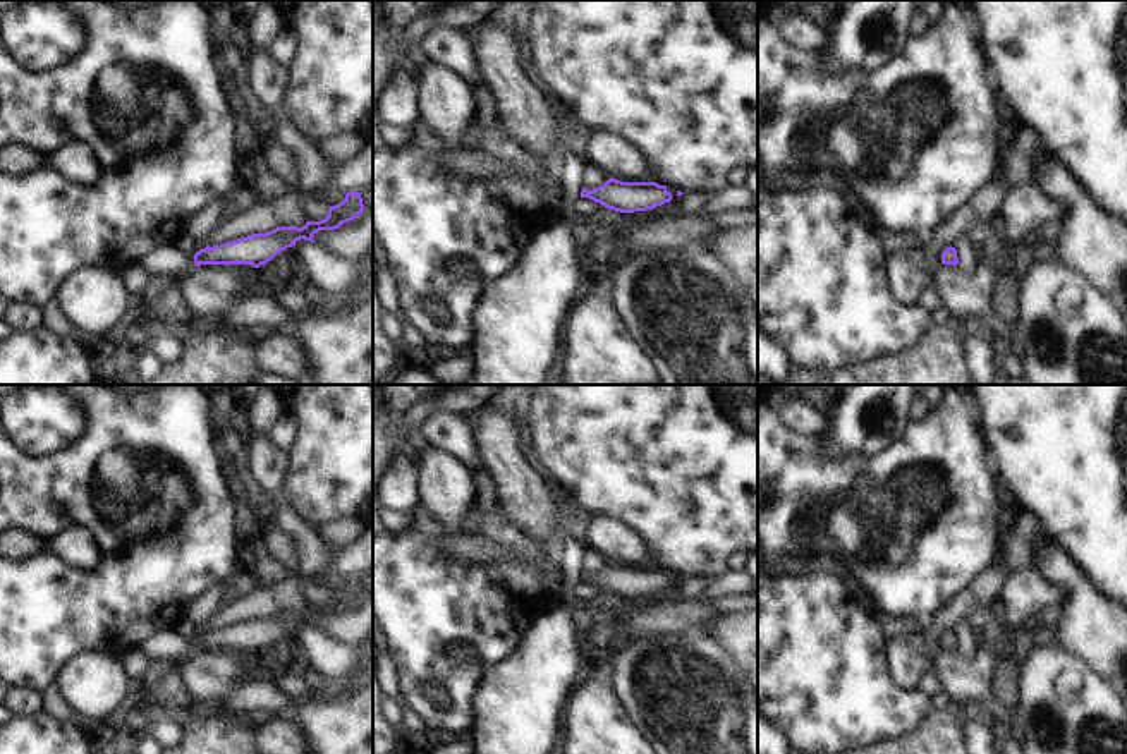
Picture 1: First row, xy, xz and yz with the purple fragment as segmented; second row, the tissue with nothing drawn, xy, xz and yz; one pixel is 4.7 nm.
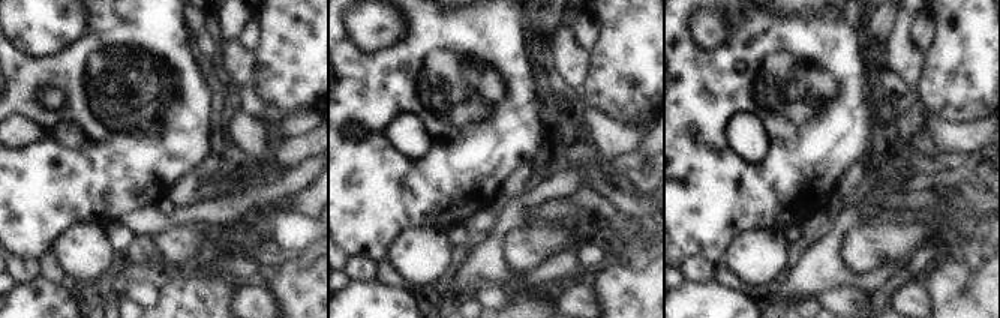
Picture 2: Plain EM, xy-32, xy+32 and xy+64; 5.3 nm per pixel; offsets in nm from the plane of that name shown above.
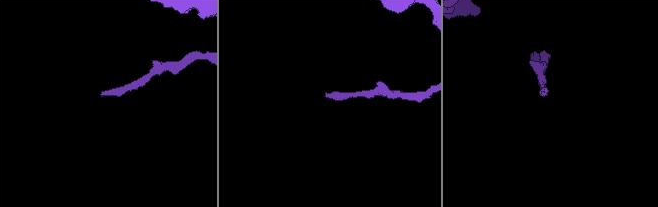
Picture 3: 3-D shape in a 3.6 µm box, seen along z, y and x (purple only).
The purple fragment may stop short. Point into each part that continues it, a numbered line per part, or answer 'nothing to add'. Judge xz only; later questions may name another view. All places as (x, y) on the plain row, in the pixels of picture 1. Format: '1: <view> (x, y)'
nothing to add

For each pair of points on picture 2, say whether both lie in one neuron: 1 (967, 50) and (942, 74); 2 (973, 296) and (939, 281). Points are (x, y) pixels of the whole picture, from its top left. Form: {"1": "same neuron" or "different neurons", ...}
{"1": "same neuron", "2": "same neuron"}

